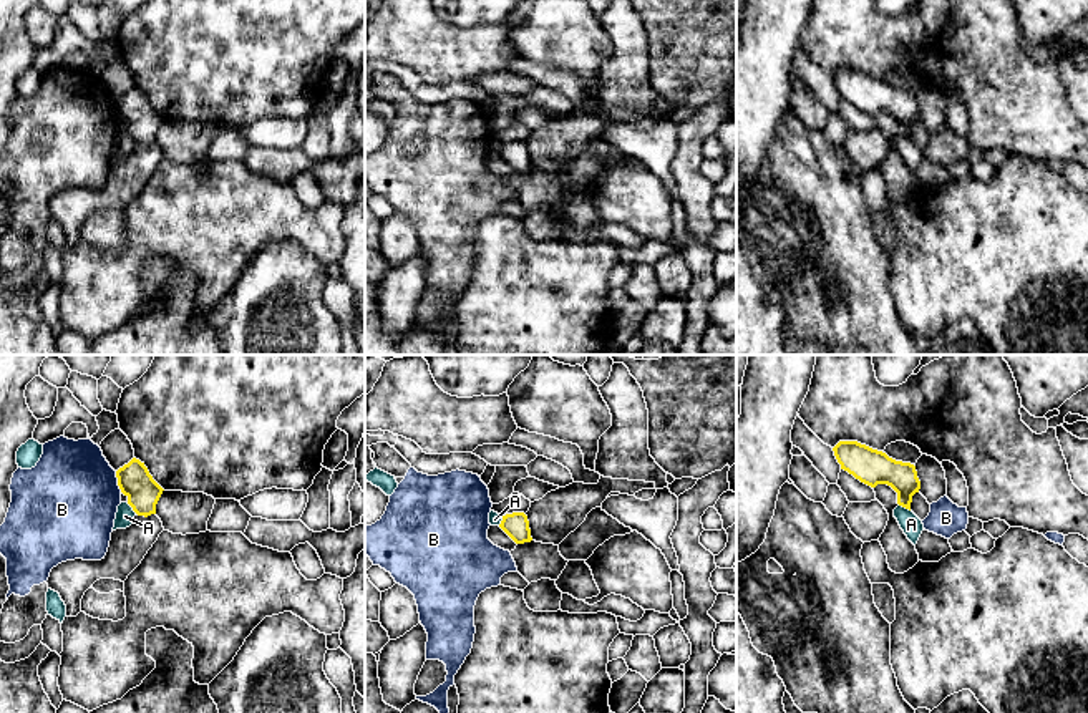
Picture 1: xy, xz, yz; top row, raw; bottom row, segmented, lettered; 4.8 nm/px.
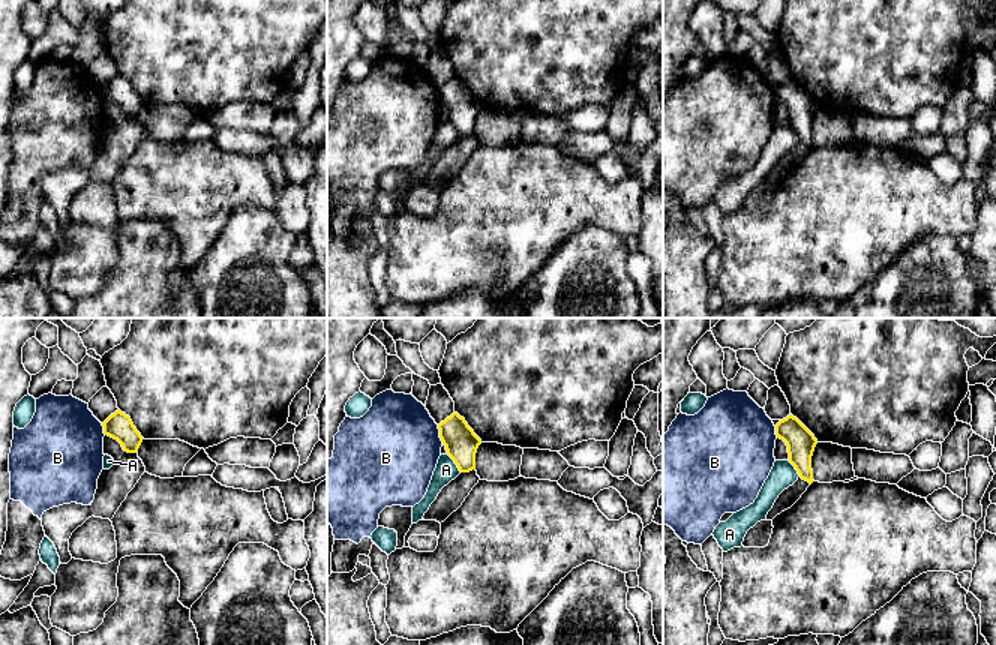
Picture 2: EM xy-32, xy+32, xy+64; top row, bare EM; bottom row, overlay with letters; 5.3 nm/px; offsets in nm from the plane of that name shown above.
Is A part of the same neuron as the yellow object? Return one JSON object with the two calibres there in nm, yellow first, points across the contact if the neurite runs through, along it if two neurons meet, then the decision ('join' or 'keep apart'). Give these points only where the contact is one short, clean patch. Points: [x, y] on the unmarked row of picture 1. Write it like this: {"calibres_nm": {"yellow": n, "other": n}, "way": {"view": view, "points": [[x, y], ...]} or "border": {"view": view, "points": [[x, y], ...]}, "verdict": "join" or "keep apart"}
{"calibres_nm": {"yellow": 160, "other": 90}, "border": {"view": "xy", "points": [[126, 131], [136, 141]]}, "verdict": "keep apart"}

